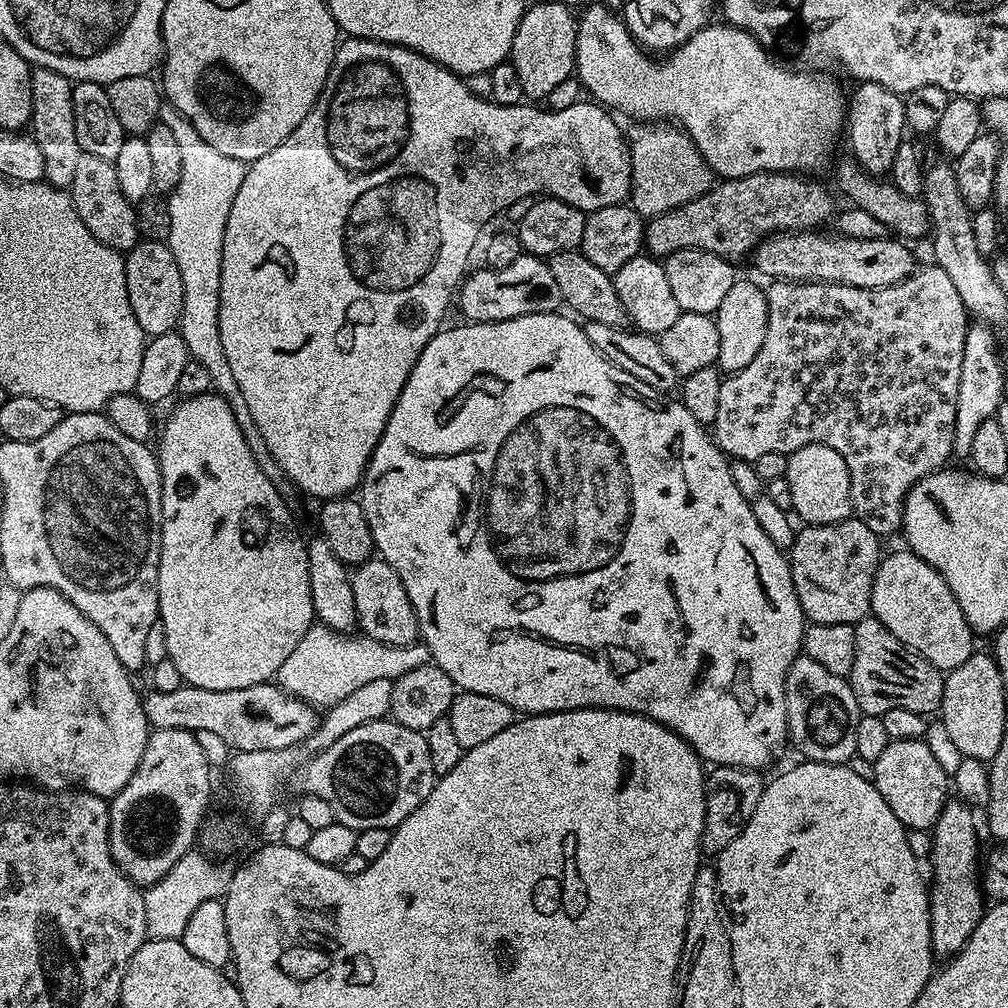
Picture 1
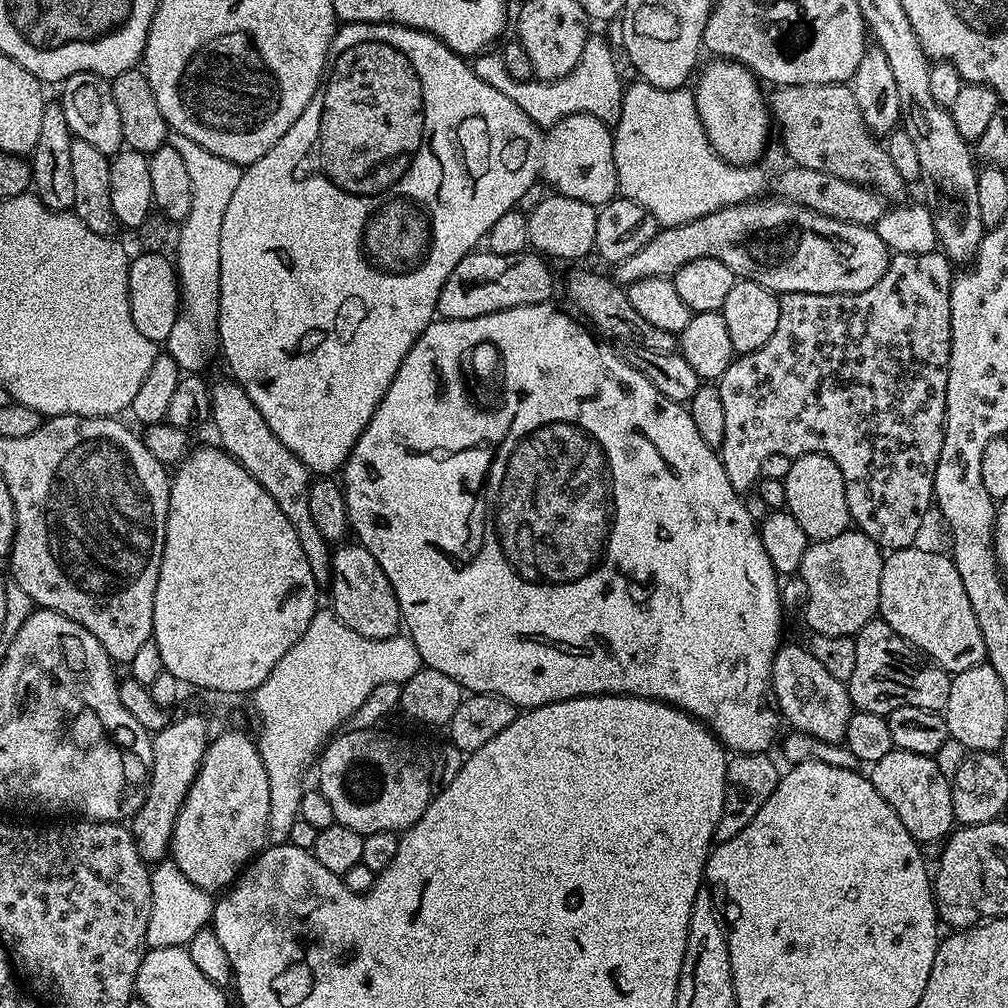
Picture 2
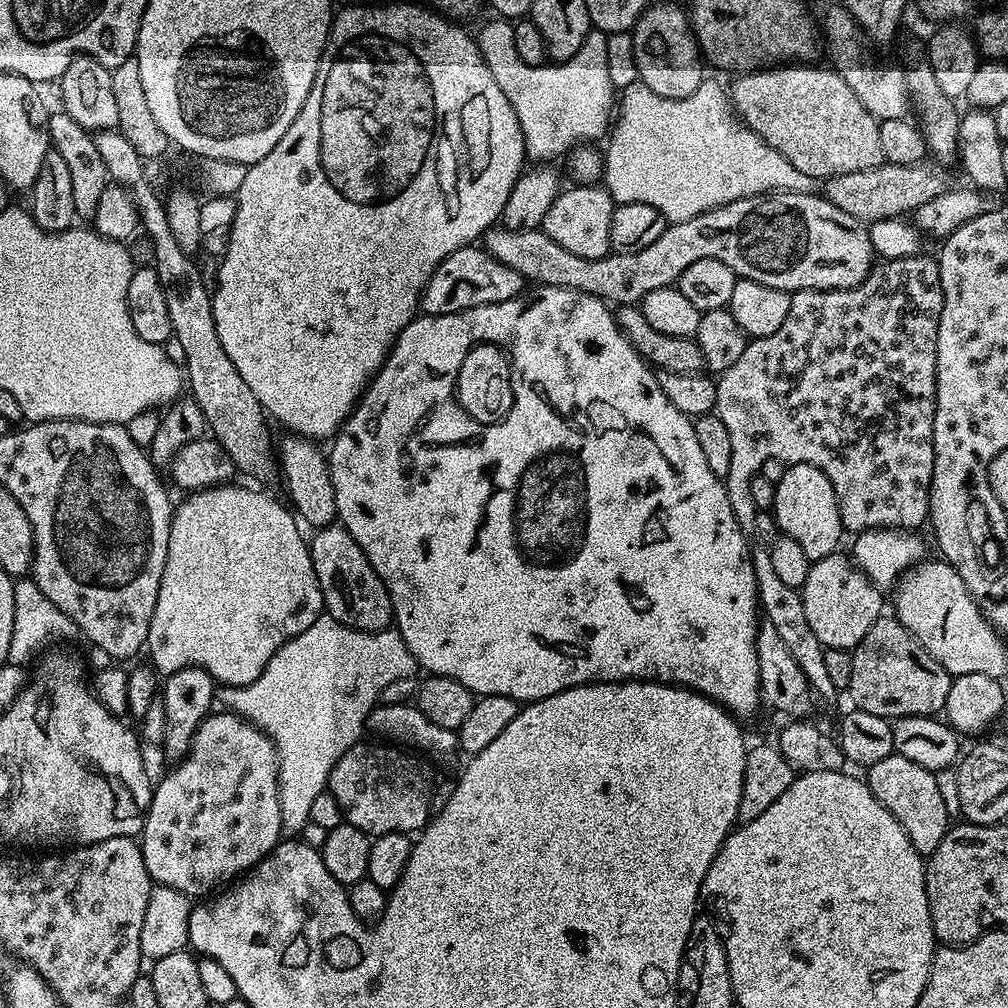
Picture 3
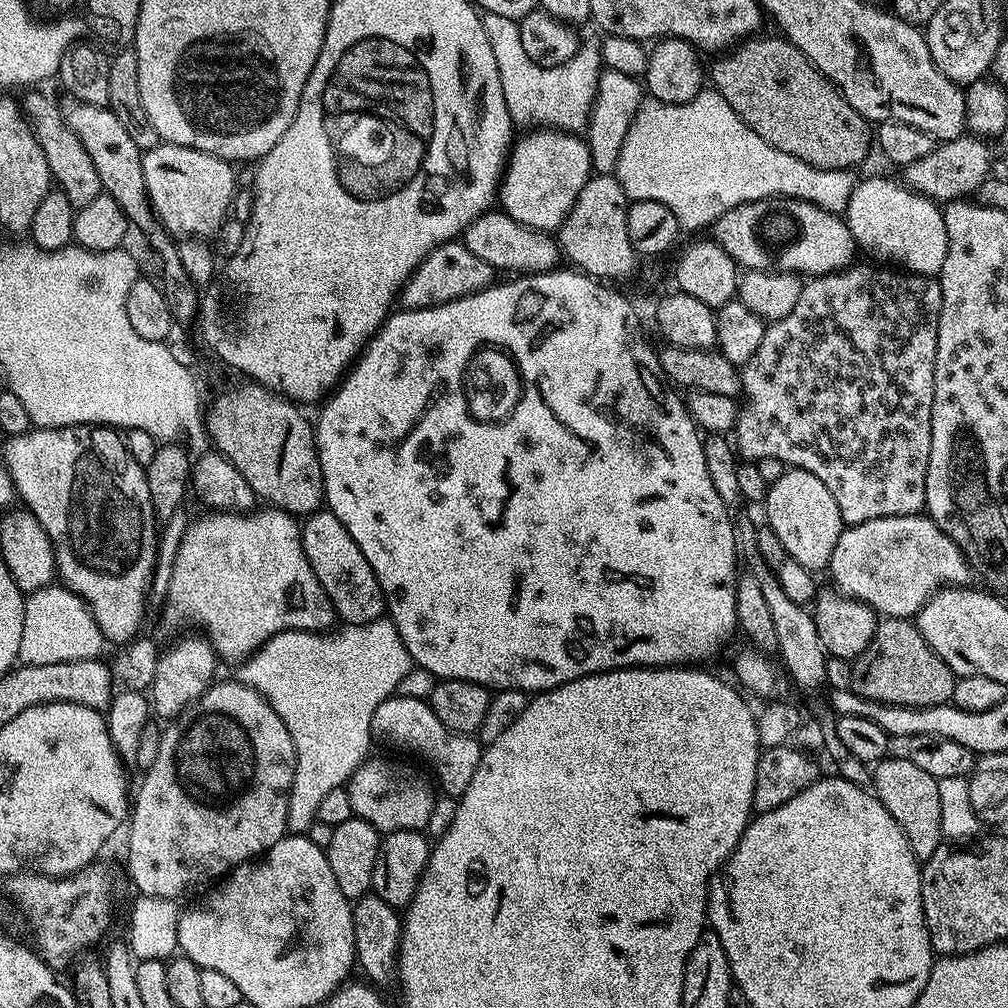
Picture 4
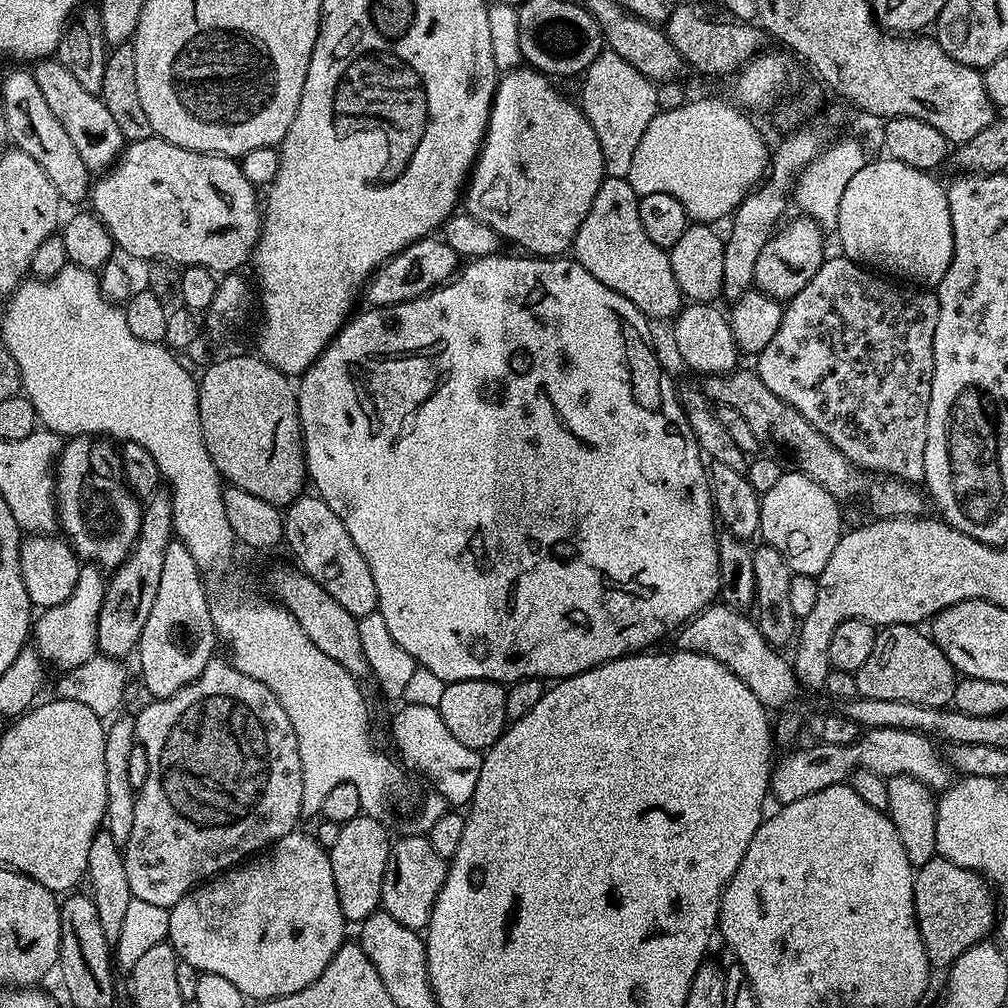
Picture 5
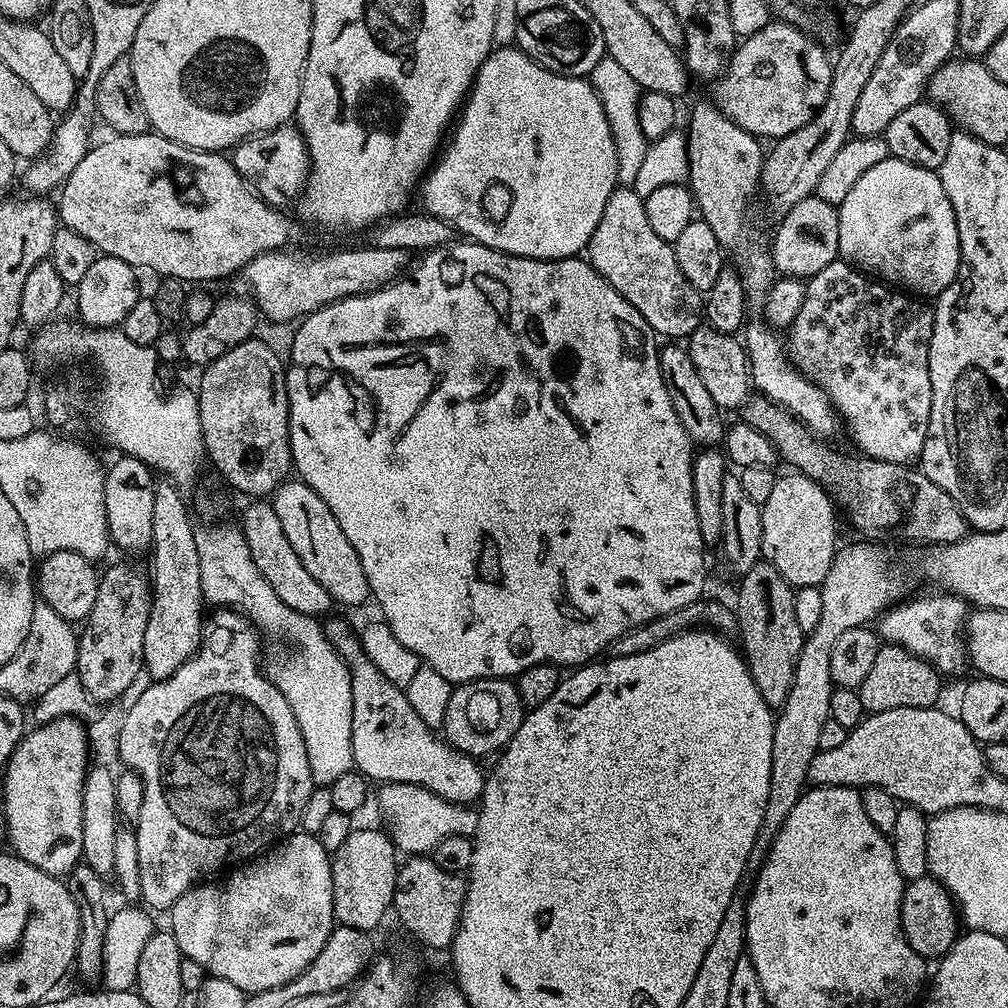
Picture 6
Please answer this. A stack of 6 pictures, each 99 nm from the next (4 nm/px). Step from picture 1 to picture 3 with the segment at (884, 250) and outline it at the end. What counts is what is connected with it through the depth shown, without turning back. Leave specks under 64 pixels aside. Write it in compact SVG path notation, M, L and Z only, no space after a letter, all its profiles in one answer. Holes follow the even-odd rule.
M773 190L763 196L751 196L745 200L735 200L726 206L718 206L701 216L690 218L686 222L669 223L662 235L650 246L631 254L609 253L600 259L581 258L564 250L554 242L543 229L519 229L493 225L482 237L482 246L503 265L518 271L529 283L547 288L574 289L576 292L590 293L609 305L639 305L640 300L650 290L673 287L679 281L682 270L690 262L699 262L702 258L714 258L734 270L737 278L762 282L762 286L774 286L783 292L801 292L818 290L829 292L839 288L853 288L868 277L874 267L872 243L868 237L868 228L860 221L850 218L838 206L834 206L823 195L812 192L782 192Z

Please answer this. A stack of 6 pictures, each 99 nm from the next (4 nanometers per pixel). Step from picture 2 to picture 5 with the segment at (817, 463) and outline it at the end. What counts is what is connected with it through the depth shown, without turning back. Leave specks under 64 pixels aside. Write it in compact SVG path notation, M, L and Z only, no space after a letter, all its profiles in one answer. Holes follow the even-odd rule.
M786 470L777 484L761 495L759 535L763 543L774 546L786 558L793 574L817 577L840 541L840 508L838 501L818 482L801 472Z

